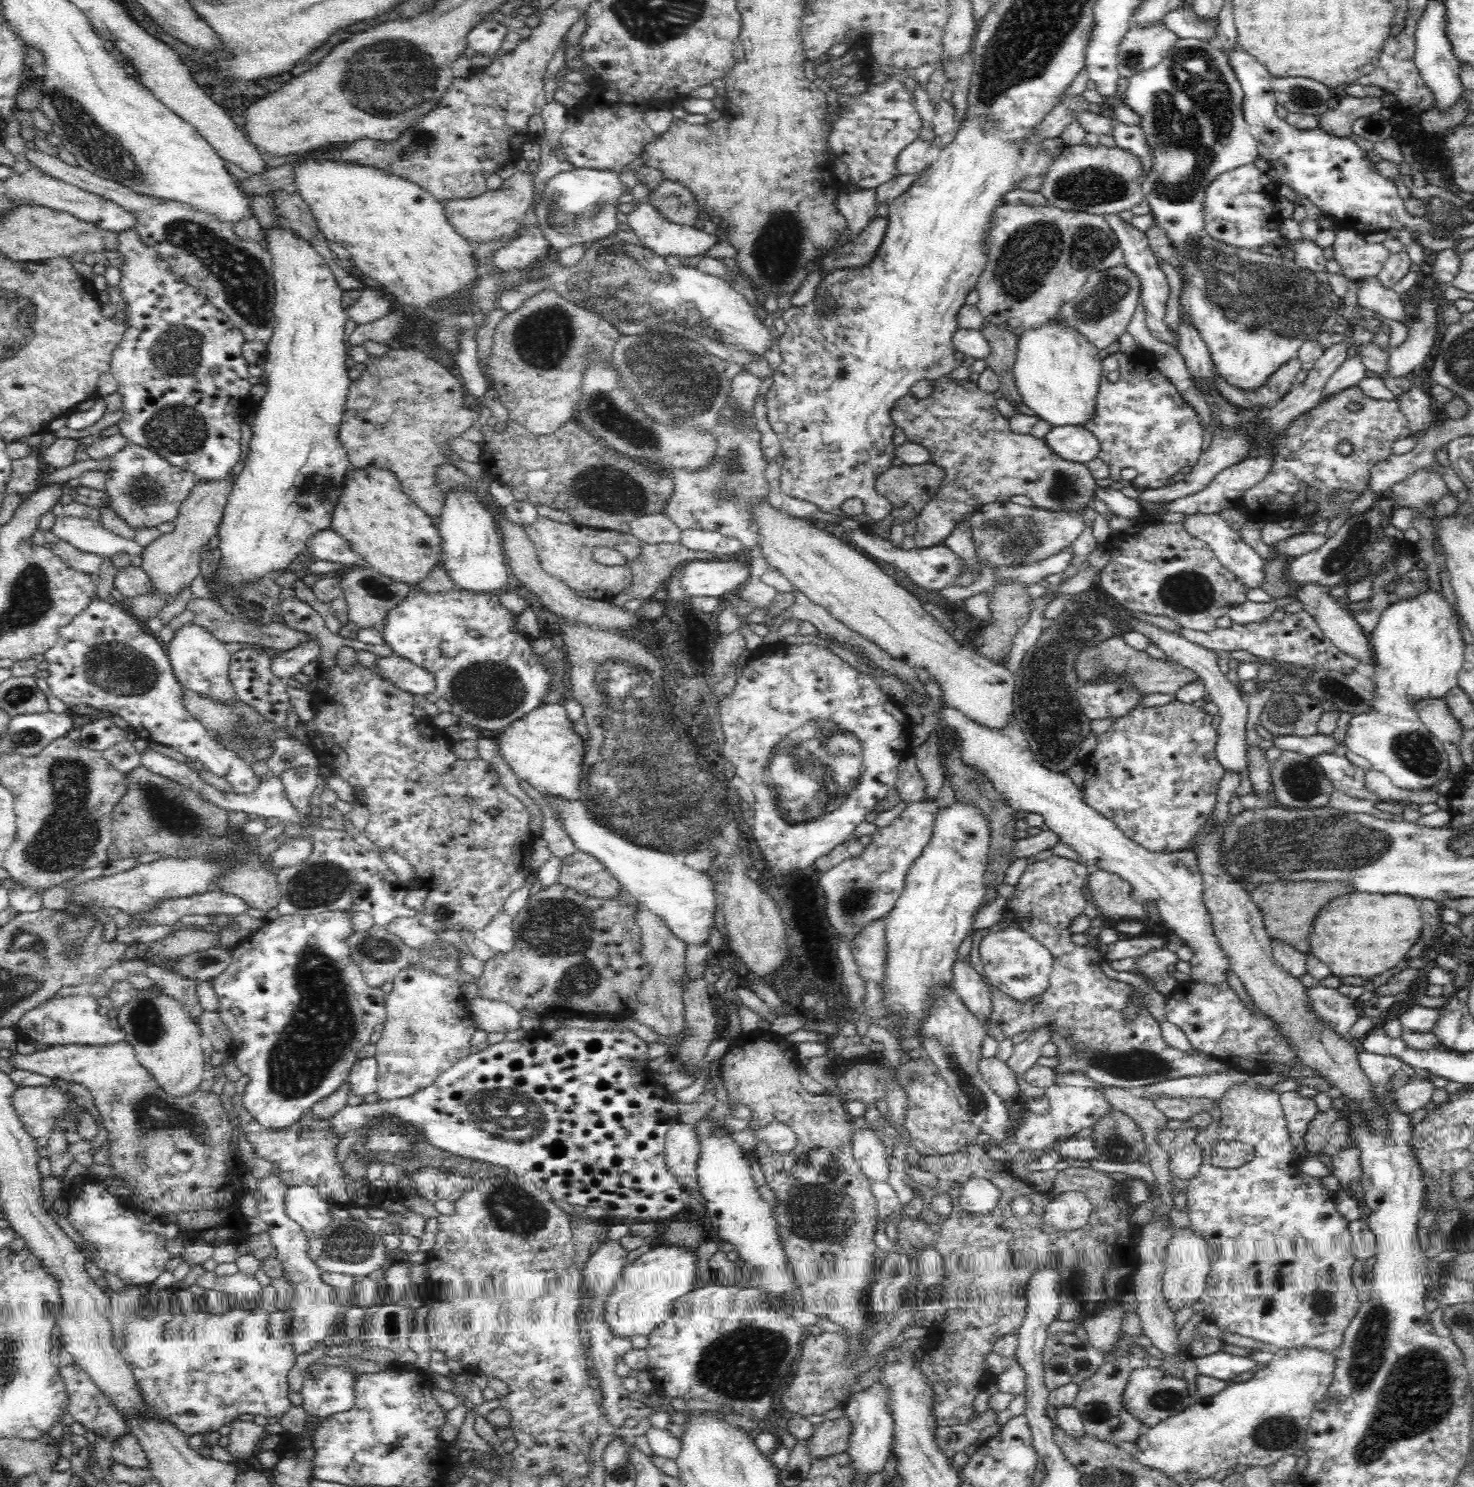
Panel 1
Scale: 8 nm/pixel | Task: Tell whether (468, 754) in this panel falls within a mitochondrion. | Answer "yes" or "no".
no

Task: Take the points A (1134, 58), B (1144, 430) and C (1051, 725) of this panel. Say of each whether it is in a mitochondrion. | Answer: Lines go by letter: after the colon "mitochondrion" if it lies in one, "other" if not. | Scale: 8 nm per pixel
A: mitochondrion
B: other
C: mitochondrion

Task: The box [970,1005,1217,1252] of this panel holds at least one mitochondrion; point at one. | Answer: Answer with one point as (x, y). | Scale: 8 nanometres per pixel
(1139, 1063)

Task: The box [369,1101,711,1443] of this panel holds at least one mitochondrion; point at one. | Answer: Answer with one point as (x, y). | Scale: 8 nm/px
(508, 1207)

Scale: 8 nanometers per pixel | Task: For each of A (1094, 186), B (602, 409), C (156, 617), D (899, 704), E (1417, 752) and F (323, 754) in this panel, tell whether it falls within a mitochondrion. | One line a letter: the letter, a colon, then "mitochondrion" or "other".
A: mitochondrion
B: mitochondrion
C: other
D: other
E: mitochondrion
F: other

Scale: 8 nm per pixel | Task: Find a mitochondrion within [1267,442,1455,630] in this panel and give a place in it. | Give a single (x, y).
(1340, 558)

